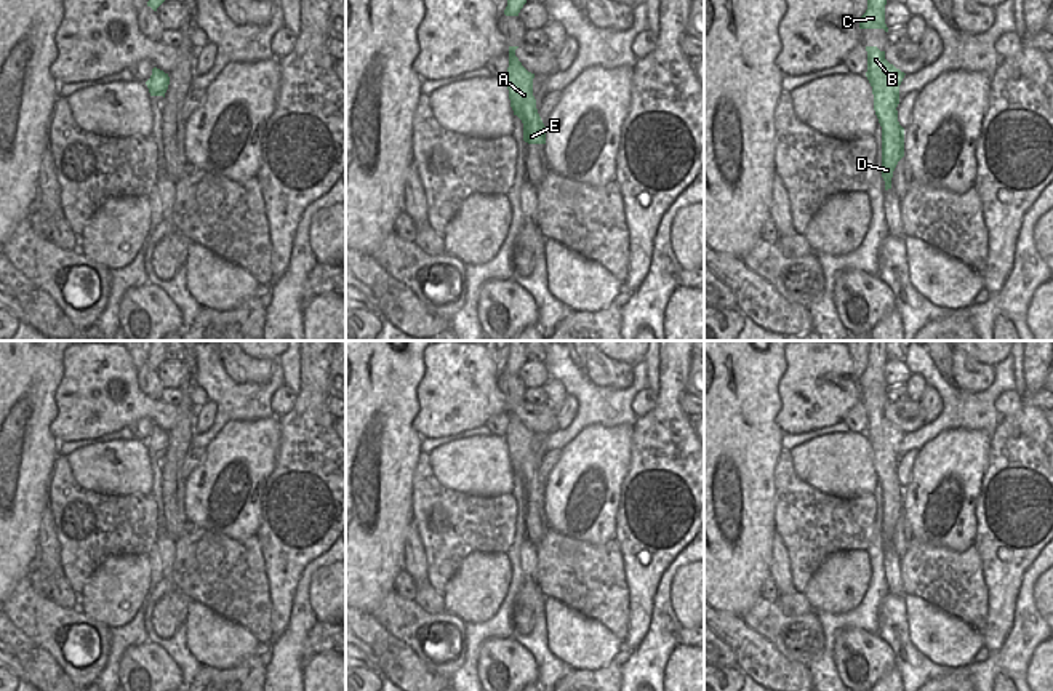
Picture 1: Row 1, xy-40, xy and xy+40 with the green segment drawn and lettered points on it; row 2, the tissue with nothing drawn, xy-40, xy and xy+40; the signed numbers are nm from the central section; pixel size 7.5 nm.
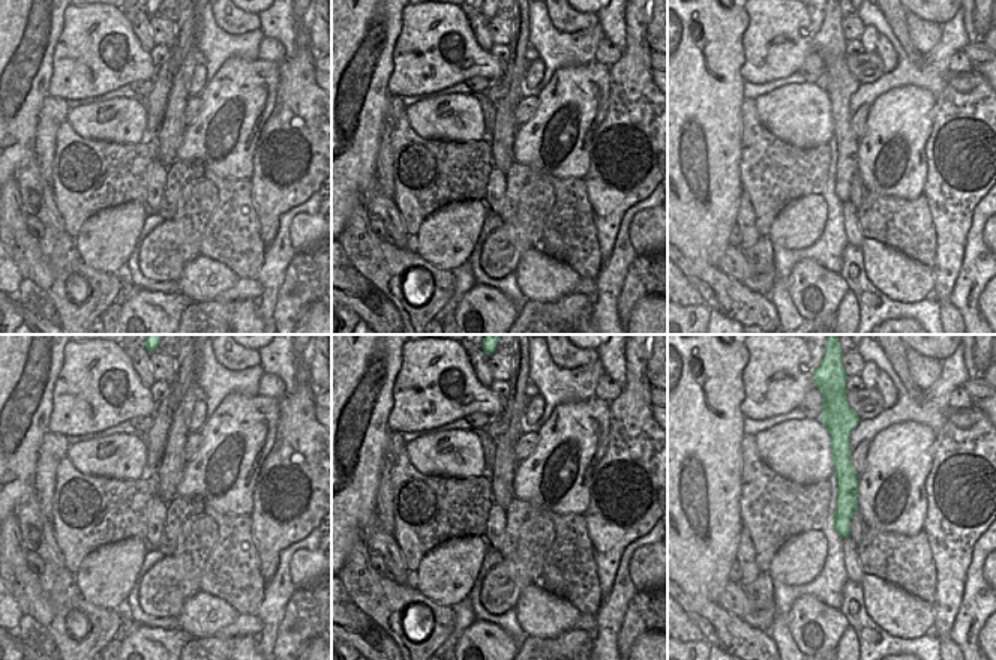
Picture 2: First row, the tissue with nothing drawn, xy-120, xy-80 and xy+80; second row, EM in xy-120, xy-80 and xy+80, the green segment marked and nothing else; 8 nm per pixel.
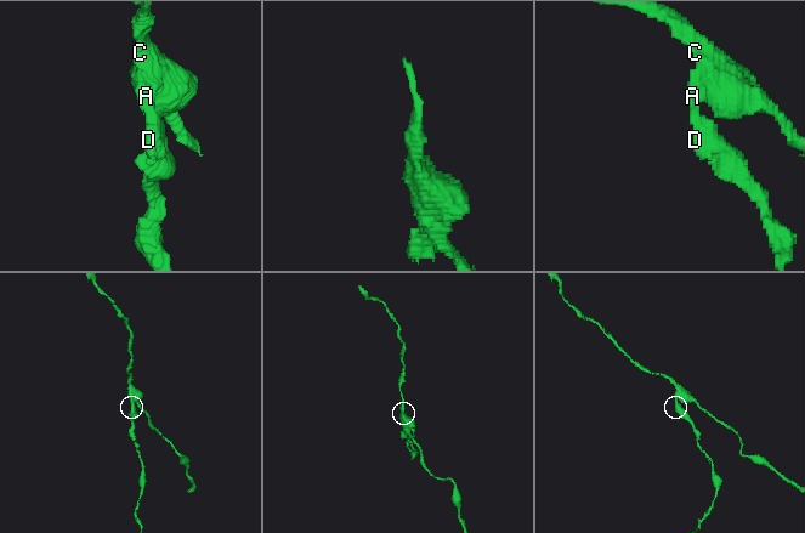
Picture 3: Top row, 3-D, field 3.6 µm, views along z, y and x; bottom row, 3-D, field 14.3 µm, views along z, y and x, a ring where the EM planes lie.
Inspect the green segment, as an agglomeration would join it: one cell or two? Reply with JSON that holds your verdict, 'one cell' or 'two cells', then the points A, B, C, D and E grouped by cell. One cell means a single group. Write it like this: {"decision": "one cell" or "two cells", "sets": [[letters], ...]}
{"decision": "two cells", "sets": [["A", "B", "C"], ["D", "E"]]}

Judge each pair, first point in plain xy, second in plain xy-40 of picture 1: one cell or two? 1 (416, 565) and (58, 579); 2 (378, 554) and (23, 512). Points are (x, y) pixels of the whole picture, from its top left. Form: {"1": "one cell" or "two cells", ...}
{"1": "two cells", "2": "one cell"}

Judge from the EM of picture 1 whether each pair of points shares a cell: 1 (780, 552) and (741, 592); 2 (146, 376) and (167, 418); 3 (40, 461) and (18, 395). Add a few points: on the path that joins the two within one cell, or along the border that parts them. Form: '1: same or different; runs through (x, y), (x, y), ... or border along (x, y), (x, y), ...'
1: different; border along (776, 533), (772, 543), (768, 576)
2: different; border along (136, 368), (136, 384), (149, 397), (160, 400)
3: same; runs through (34, 442), (34, 407), (31, 403)

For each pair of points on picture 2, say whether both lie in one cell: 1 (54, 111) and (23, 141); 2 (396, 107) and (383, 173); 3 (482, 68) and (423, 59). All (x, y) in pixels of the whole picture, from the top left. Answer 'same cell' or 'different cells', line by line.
1: different cells
2: same cell
3: same cell

